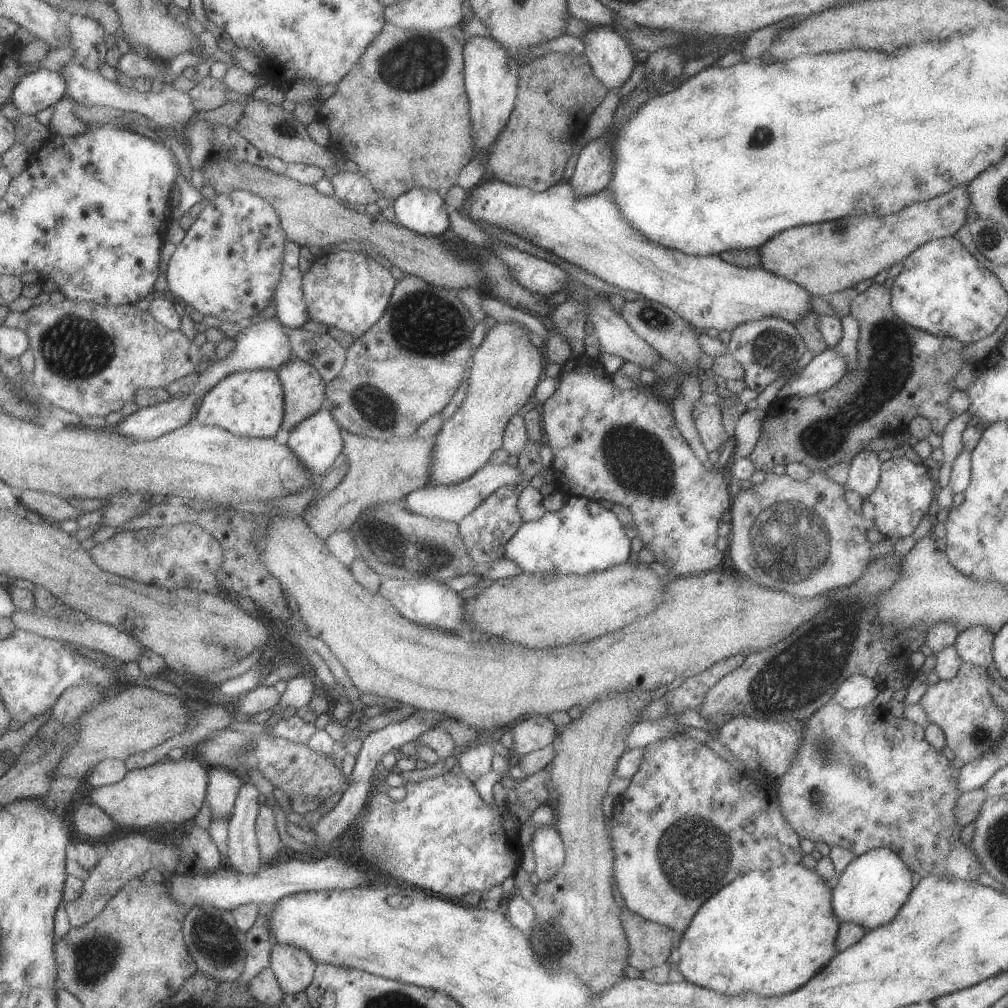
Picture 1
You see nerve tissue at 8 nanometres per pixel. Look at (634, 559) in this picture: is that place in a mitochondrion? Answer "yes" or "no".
no

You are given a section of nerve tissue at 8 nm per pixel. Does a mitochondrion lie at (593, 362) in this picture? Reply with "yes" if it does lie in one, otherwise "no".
no

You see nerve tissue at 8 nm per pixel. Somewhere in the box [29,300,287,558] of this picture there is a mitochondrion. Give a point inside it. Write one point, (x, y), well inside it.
(73, 347)

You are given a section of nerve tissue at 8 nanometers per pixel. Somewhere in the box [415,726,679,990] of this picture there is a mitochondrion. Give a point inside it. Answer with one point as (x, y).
(552, 938)

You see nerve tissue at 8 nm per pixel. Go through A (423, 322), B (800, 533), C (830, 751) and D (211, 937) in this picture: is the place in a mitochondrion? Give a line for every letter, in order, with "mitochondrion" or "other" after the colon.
A: mitochondrion
B: mitochondrion
C: mitochondrion
D: mitochondrion

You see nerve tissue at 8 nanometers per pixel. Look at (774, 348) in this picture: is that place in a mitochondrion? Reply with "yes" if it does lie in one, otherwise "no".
yes

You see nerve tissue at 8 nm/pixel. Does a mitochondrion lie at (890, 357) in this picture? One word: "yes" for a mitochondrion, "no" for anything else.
yes

